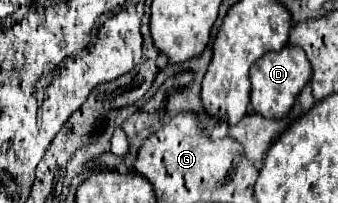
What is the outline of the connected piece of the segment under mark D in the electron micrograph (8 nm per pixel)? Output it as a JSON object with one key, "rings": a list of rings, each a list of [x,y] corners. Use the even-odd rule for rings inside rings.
{"rings":[[[284,46],[280,52],[266,52],[258,62],[254,62],[250,70],[252,80],[252,108],[256,114],[262,114],[264,118],[284,118],[288,110],[294,106],[300,90],[308,84],[312,76],[310,62],[306,58],[306,52],[300,46]]]}

